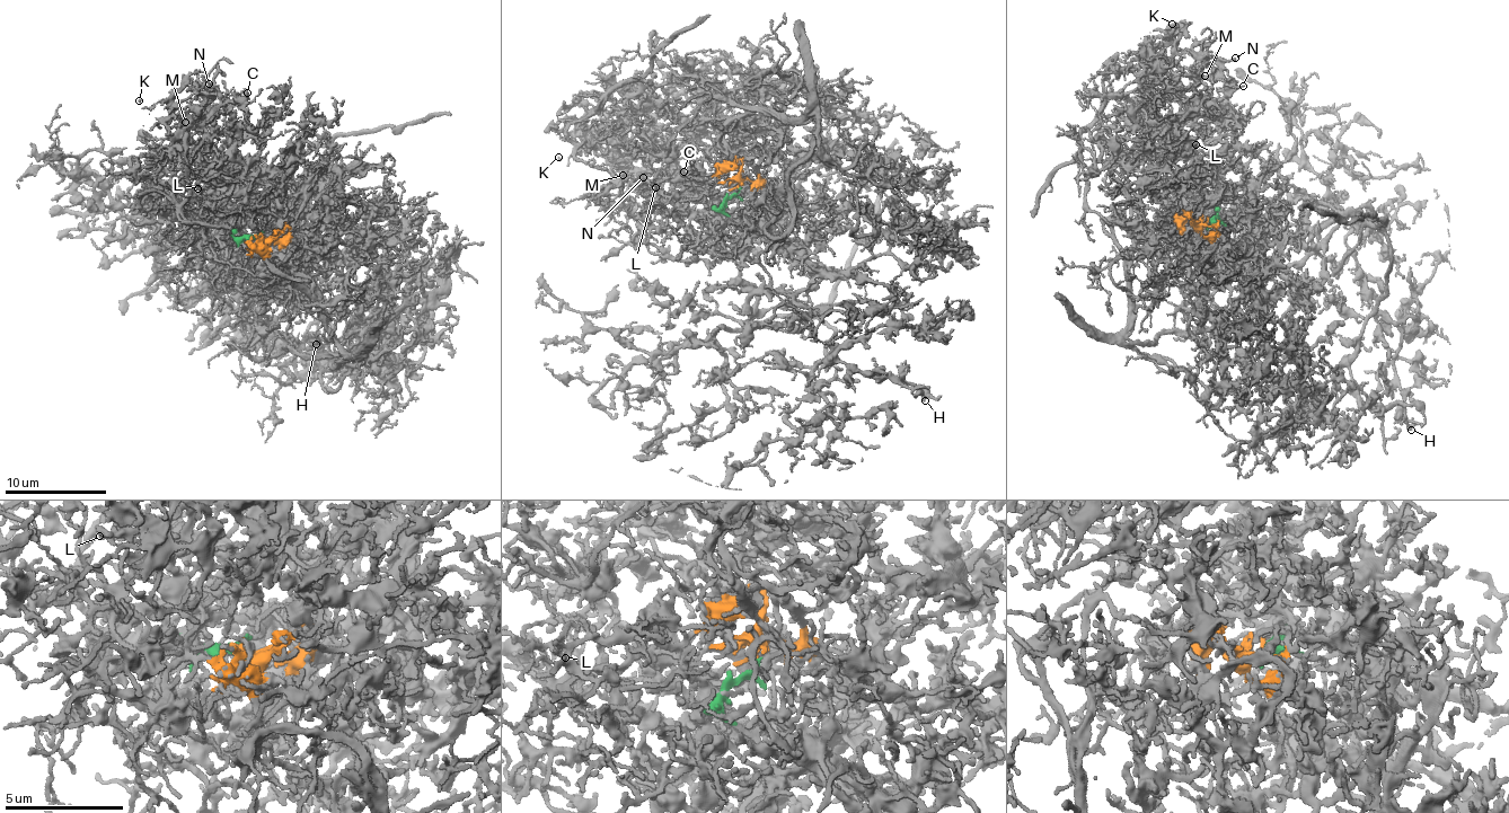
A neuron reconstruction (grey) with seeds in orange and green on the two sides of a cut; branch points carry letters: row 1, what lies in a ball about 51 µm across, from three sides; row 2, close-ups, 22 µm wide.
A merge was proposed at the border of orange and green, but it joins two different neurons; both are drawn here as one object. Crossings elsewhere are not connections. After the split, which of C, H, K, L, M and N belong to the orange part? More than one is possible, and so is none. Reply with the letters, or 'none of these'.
C, K, L, M, N

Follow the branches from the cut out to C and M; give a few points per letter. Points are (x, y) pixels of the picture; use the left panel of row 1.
C: (262, 241), (245, 179), (222, 161), (235, 124), (218, 113), (181, 124), (247, 93)
M: (262, 241), (245, 179), (229, 168), (228, 175), (186, 164), (171, 150), (186, 144), (185, 122)

